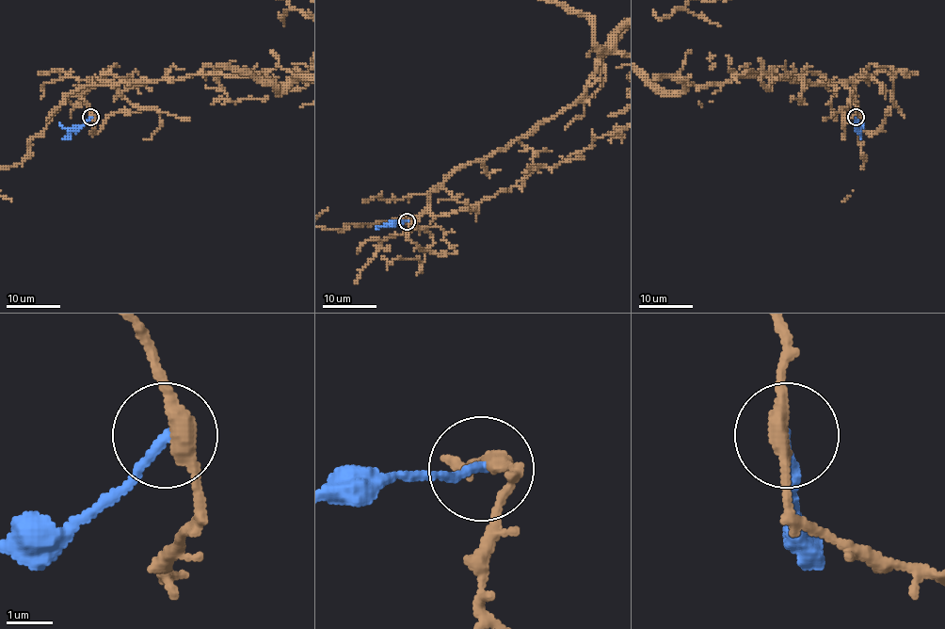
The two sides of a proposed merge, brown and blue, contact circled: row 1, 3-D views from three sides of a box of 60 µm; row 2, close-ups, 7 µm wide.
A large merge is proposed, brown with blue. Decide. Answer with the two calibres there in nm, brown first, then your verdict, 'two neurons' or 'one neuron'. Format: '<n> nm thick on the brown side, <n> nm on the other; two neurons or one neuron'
360 nm thick on the brown side, 190 nm on the other; two neurons

